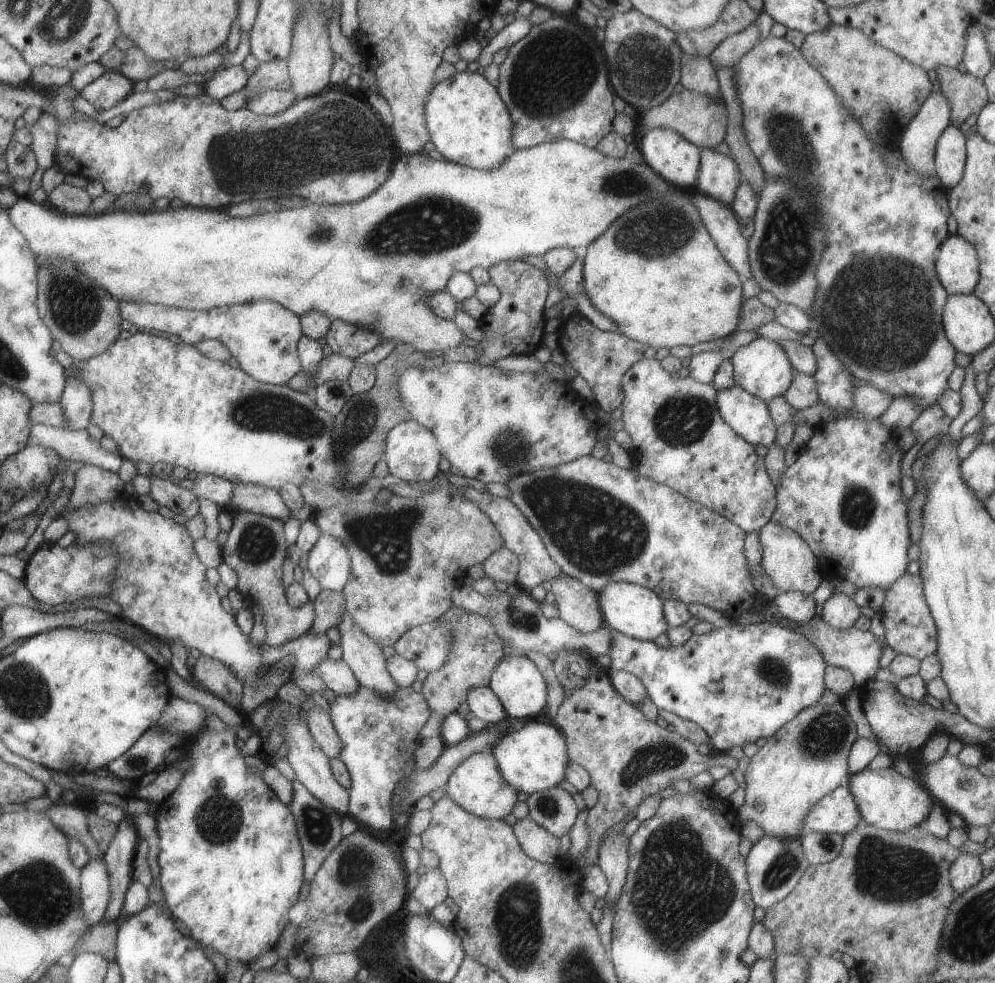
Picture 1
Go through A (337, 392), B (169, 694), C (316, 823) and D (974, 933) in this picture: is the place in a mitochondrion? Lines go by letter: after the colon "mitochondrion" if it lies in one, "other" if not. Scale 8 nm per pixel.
A: mitochondrion
B: other
C: mitochondrion
D: mitochondrion

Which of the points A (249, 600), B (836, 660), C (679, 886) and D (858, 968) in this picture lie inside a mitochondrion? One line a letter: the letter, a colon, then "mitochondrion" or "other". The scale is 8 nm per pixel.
A: other
B: other
C: mitochondrion
D: other

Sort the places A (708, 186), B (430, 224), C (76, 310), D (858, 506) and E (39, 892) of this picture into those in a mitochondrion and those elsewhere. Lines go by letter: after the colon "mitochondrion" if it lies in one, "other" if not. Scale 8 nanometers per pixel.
A: other
B: mitochondrion
C: mitochondrion
D: mitochondrion
E: mitochondrion

